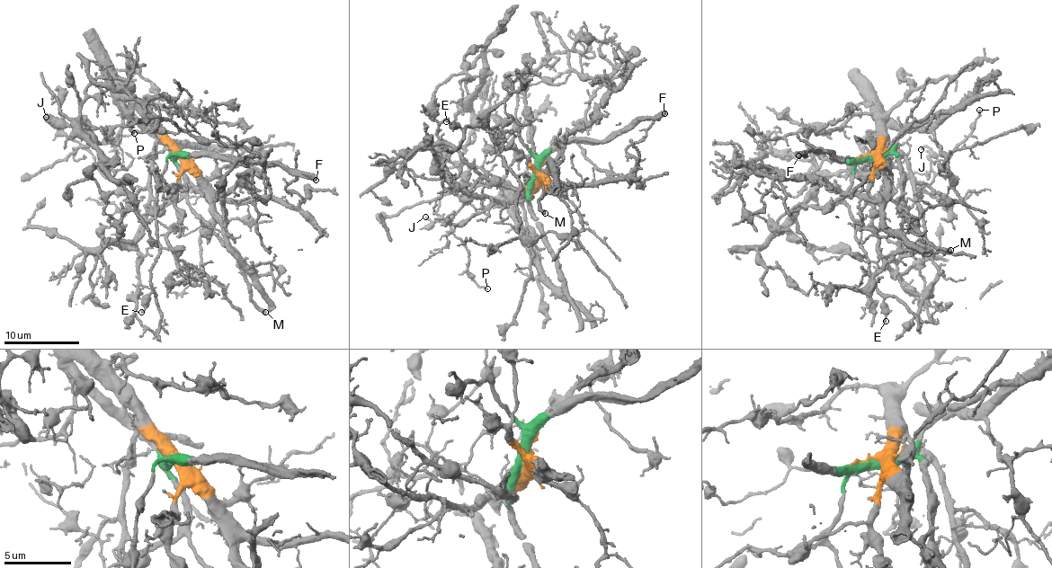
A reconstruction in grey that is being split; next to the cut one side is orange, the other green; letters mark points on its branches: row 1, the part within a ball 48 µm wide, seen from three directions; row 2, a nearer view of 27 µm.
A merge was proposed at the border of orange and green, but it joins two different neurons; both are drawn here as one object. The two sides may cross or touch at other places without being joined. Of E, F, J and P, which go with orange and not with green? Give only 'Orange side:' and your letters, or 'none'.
Orange side: none

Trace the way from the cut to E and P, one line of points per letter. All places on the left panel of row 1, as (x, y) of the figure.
E: (178, 154), (167, 157), (167, 166), (158, 185), (156, 206), (157, 261), (151, 272), (148, 303), (141, 312)
P: (178, 154), (173, 160), (184, 191), (141, 222), (138, 202), (97, 168), (115, 155), (119, 137), (134, 134)

